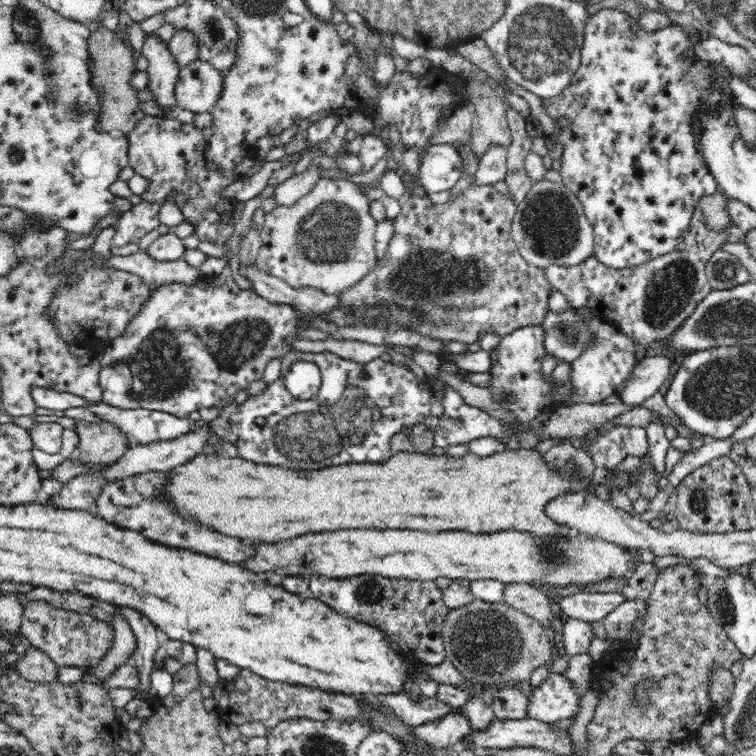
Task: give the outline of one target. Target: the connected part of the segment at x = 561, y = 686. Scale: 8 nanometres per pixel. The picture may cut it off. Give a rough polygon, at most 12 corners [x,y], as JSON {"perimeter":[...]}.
{"perimeter":[[550,670],[529,696],[527,717],[546,724],[574,718],[571,679]]}

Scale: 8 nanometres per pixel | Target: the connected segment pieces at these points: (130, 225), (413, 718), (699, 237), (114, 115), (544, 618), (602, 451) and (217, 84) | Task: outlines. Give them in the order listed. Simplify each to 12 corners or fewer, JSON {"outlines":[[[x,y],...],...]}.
{"outlines":[[[154,202],[132,205],[118,217],[112,246],[138,243],[161,229]],[[406,689],[375,697],[411,727],[462,713],[437,697],[416,701]],[[700,207],[674,250],[614,269],[590,255],[543,269],[574,309],[640,347],[666,342],[713,289],[728,242]],[[114,31],[89,36],[96,131],[128,137],[146,116],[137,59]],[[505,584],[503,601],[544,625],[554,620],[547,594]],[[618,424],[580,449],[614,470],[648,454],[646,429]],[[199,58],[181,67],[177,110],[212,112],[224,72]]]}

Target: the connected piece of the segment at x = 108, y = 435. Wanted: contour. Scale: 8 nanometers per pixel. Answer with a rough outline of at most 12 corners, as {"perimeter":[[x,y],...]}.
{"perimeter":[[74,419],[84,467],[112,464],[128,450],[127,434],[110,422]]}

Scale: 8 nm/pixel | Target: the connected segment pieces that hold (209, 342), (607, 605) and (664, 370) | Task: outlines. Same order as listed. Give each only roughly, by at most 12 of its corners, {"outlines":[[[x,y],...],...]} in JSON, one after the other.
{"outlines":[[[230,267],[164,284],[98,352],[103,402],[233,404],[300,340]],[[588,590],[557,599],[569,618],[606,618],[627,599],[620,590]],[[664,354],[640,360],[617,398],[640,407],[670,376]]]}

